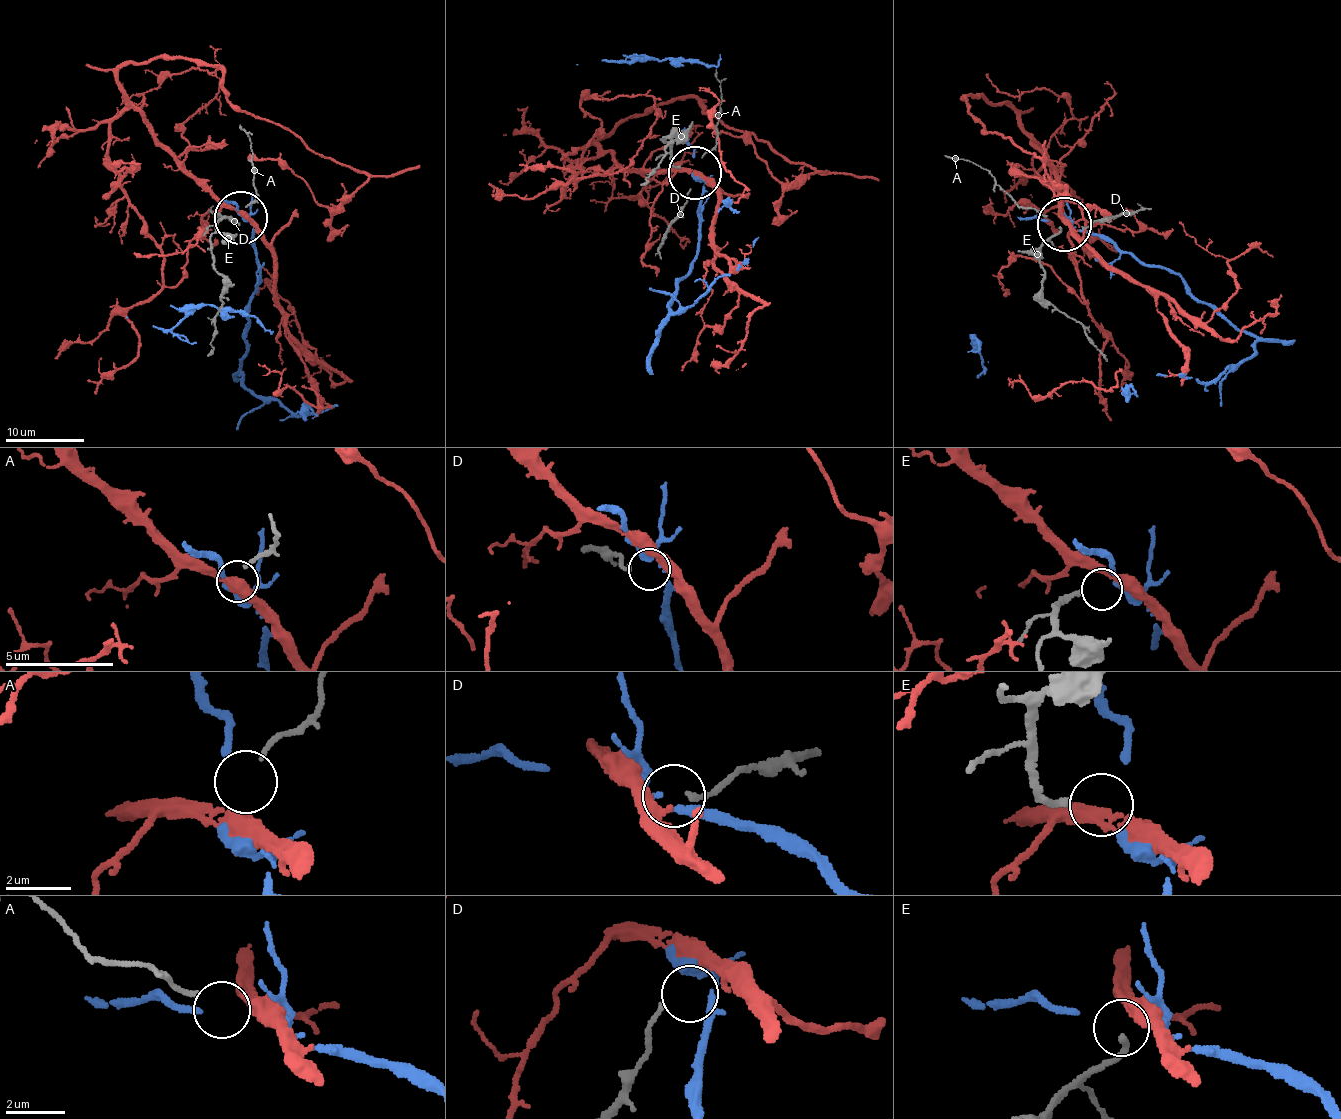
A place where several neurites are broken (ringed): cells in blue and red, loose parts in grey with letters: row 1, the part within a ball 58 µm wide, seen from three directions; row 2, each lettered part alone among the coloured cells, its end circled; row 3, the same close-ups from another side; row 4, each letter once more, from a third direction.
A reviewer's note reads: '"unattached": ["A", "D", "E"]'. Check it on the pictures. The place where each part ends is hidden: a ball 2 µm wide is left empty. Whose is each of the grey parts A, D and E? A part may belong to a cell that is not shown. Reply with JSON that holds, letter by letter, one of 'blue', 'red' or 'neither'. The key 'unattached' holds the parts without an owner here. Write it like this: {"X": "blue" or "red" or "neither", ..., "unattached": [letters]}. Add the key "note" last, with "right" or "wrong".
{"A": "neither", "D": "neither", "E": "blue", "unattached": ["A", "D"], "note": "wrong"}

